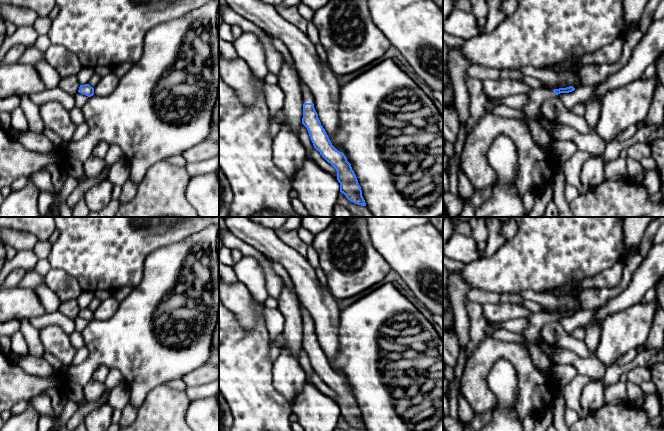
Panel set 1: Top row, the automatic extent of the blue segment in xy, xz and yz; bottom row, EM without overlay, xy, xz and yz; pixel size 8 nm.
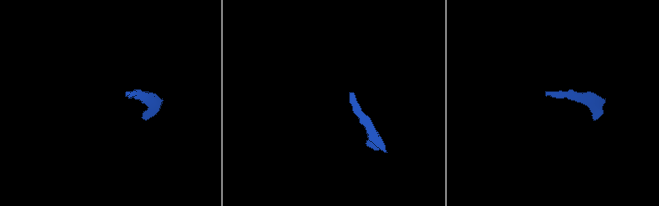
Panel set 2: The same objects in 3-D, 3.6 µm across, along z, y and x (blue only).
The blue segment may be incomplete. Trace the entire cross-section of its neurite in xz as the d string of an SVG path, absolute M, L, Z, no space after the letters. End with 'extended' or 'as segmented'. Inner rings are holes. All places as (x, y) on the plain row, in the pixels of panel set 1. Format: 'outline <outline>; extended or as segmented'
outline M301 303L300 310L304 326L302 348L307 352L314 372L336 393L337 404L340 407L340 416L351 426L366 430L361 411L351 388L347 385L344 377L338 375L332 369L314 332L314 322L308 310Z; extended

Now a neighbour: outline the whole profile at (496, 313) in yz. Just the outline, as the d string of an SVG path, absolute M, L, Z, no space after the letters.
M485 303L482 305L482 314L487 322L499 323L517 318L529 318L533 313L518 303Z

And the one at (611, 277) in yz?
M618 261L612 267L606 269L600 274L584 279L581 283L571 283L554 289L545 290L544 292L553 294L555 296L566 296L580 294L583 290L588 288L613 288L616 287L623 275L623 264Z

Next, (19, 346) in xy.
M20 330L11 336L11 351L19 357L28 354L28 345Z

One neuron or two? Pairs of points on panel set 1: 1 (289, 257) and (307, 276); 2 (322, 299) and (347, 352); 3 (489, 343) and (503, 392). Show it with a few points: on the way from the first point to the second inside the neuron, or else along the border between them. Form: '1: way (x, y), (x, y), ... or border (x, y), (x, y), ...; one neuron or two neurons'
1: way (293, 262), (302, 271); one neuron
2: border (341, 310), (338, 316), (338, 351), (335, 355); two neurons
3: border (514, 366), (499, 359), (487, 373), (486, 385); two neurons

